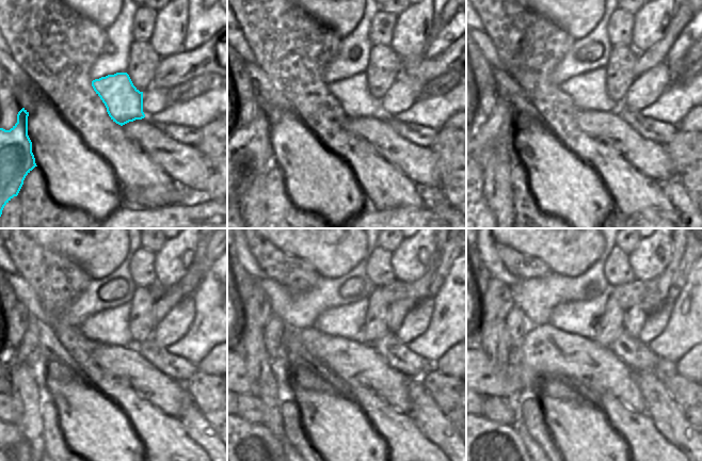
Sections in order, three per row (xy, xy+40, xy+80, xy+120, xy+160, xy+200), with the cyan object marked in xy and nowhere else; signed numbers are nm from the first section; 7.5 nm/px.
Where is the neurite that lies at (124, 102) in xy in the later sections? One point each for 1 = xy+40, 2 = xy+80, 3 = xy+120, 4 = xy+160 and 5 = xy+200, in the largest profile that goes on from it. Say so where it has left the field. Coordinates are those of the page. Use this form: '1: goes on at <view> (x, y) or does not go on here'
1: goes on at xy+40 (353, 94)
2: goes on at xy+80 (589, 92)
3: goes on at xy+120 (111, 327)
4: goes on at xy+160 (347, 321)
5: goes on at xy+200 (576, 317)

